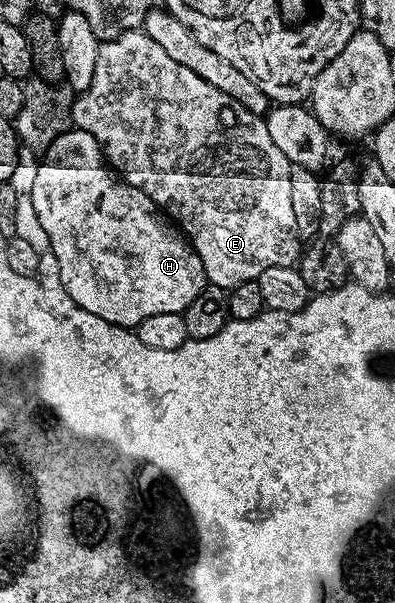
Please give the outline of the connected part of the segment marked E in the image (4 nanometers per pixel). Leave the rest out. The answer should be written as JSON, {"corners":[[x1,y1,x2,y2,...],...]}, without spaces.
{"corners":[[145,31,125,33,111,41,101,42,96,55,96,71,92,71,92,83,75,97,78,98,75,101,73,98,68,109,68,117,73,128,88,131,88,135,92,135,92,139,96,139,96,143,102,149,103,157,106,158,115,174,132,187,139,189,144,195,152,198,155,206,163,214,168,215,169,220,185,234,190,242,190,248,196,251,196,255,204,267,207,282,213,288,229,291,240,283,257,281,259,275,268,271,268,267,294,265,299,260,304,245,297,235,295,213,291,206,289,175,292,166,287,157,281,153,280,147,276,147,276,143,272,143,272,135,268,135,265,120,259,114,248,111,248,107,244,107,236,99,232,99,232,95,228,95,224,91,216,91,216,87,212,87,212,83,204,83,204,79,200,79,200,75,196,75,194,71,188,71,188,67,180,67,180,63,176,63,176,59,171,59,160,48,160,43,153,41]]}

